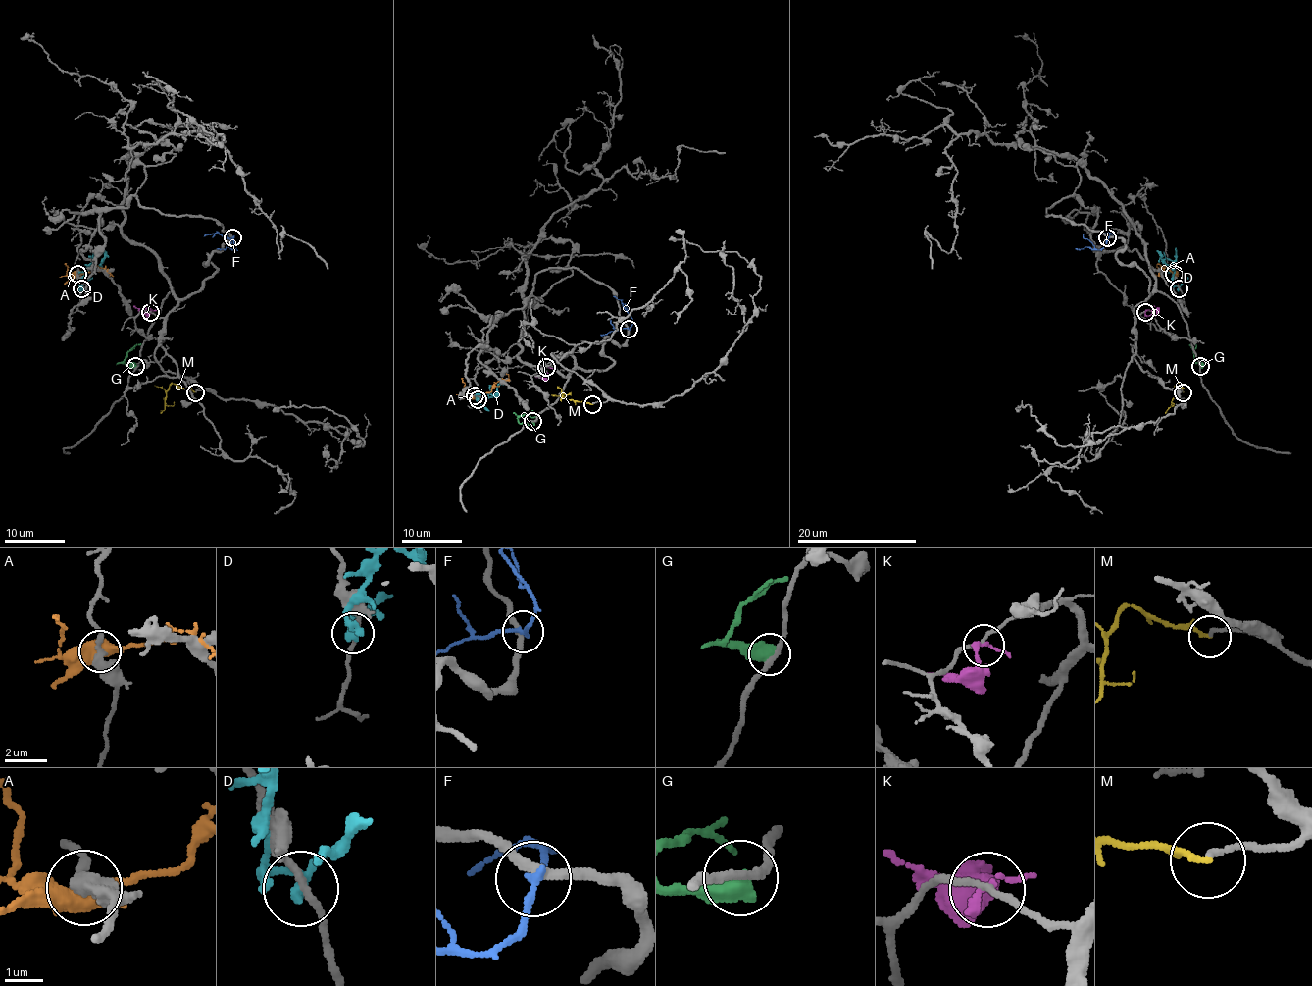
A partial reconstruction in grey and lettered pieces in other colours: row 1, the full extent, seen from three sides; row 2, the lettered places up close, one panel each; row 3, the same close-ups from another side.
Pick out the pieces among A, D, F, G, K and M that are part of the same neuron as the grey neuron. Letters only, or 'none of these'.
none of these

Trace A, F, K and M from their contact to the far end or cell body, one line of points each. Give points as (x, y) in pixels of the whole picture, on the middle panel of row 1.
A: (475, 395), (488, 392), (508, 378), (506, 373)
F: (630, 328), (632, 318), (622, 302), (613, 296)
K: (547, 367), (544, 372), (530, 375)
M: (592, 404), (570, 400), (562, 392), (570, 392)

